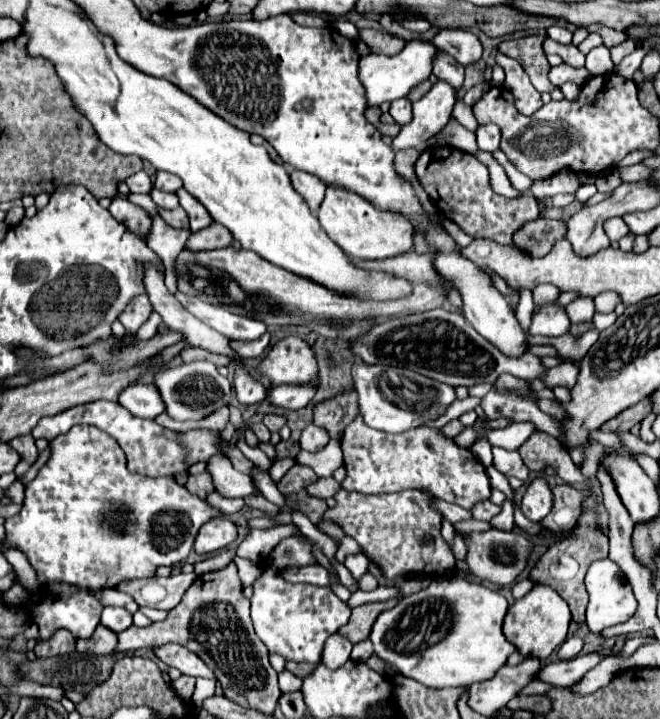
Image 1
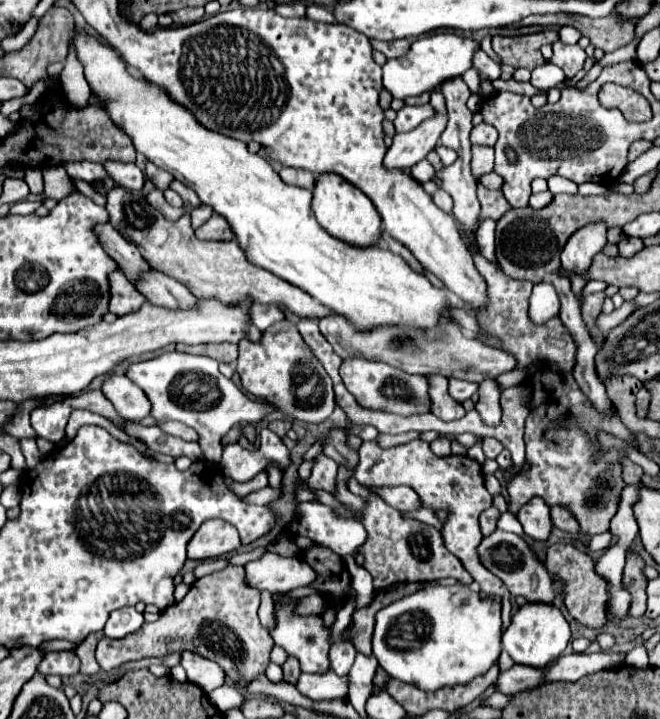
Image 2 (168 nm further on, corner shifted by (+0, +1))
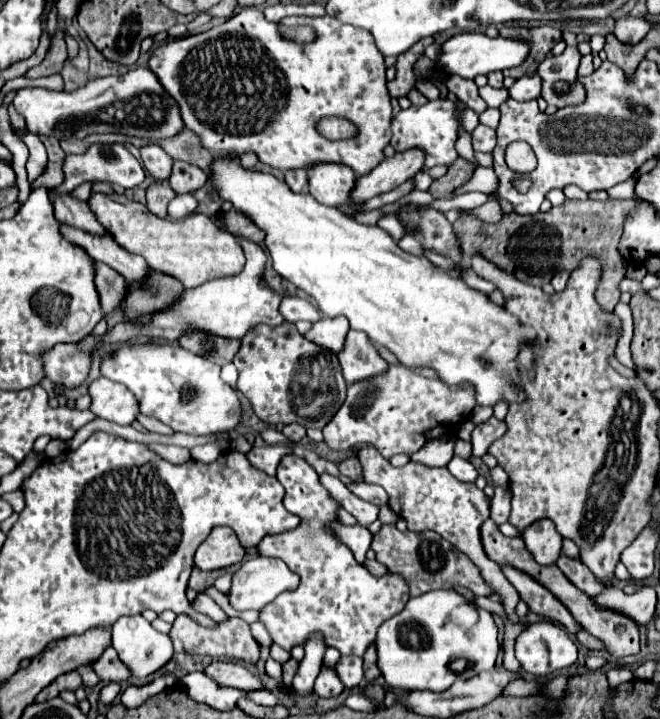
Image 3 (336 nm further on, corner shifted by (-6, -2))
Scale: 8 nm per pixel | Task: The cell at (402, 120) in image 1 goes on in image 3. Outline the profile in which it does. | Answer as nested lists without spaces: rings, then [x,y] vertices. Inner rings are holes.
[[[437,99],[427,101],[421,107],[411,105],[405,111],[399,111],[391,121],[391,145],[395,151],[407,151],[407,149],[421,149],[425,153],[423,167],[431,169],[435,165],[451,165],[459,155],[455,151],[455,141],[459,135],[457,119],[455,119],[455,103],[449,99]]]

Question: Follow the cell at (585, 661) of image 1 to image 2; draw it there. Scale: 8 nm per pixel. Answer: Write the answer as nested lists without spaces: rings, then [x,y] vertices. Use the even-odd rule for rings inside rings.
[[[515,664],[513,668],[509,668],[507,672],[501,672],[497,678],[497,690],[503,694],[517,694],[529,688],[537,688],[541,684],[545,684],[545,670],[537,670],[533,666],[521,666]]]

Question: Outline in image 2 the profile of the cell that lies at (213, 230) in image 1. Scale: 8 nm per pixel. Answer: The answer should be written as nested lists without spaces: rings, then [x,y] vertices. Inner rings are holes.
[[[213,214],[201,228],[195,230],[197,238],[203,240],[233,240],[233,232],[229,228],[229,224],[225,224],[225,218]]]

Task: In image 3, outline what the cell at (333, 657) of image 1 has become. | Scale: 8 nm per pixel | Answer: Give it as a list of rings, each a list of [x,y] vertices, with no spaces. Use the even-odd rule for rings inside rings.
[[[341,657],[335,671],[347,689],[355,689],[363,681],[363,659],[361,657]]]

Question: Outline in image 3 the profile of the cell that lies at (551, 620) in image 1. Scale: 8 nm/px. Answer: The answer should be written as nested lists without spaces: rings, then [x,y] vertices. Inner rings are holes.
[[[551,621],[529,625],[515,645],[521,667],[537,679],[571,667],[577,661],[577,647],[567,631]]]

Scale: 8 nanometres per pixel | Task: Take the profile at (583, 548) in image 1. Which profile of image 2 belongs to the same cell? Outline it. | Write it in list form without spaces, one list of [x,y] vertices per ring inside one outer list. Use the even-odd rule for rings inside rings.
[[[553,544],[547,550],[545,566],[551,576],[557,576],[559,580],[563,580],[563,602],[565,602],[569,614],[575,620],[579,620],[583,626],[589,626],[593,630],[601,628],[607,620],[605,618],[607,590],[605,590],[605,582],[593,572],[593,558],[587,552],[577,550],[571,544]]]

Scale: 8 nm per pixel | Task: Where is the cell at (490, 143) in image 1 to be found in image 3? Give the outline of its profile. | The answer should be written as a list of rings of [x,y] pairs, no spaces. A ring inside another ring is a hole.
[[[477,125],[475,131],[471,133],[471,139],[473,139],[473,149],[475,151],[491,153],[495,149],[495,131],[485,127],[485,125]]]

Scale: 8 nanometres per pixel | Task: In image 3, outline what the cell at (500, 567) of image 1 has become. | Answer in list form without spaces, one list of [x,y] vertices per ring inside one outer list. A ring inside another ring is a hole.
[[[503,567],[505,577],[511,581],[511,585],[517,589],[521,601],[527,603],[529,611],[541,615],[547,621],[559,623],[563,625],[571,635],[579,633],[579,629],[583,629],[573,615],[569,613],[569,609],[557,601],[557,597],[553,597],[553,593],[549,593],[541,583],[537,583],[533,577],[529,577],[523,571],[517,571],[513,567]]]

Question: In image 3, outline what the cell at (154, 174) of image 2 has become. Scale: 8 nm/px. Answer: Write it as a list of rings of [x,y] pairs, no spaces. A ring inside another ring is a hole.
[[[151,143],[151,145],[141,147],[141,161],[143,161],[145,169],[155,179],[169,179],[171,167],[173,167],[173,159],[163,151],[161,145]]]

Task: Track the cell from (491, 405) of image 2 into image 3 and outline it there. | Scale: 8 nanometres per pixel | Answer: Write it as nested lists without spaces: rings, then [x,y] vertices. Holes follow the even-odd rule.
[[[491,417],[489,421],[477,425],[471,433],[471,445],[473,445],[473,457],[483,457],[487,453],[487,449],[491,447],[493,441],[497,441],[501,435],[505,433],[505,423],[497,421],[495,417]]]

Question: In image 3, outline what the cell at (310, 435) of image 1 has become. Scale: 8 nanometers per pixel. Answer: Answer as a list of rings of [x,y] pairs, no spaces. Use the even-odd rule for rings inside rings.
[[[323,473],[321,481],[323,481],[323,487],[331,493],[331,497],[337,499],[357,519],[357,523],[361,527],[369,527],[373,521],[377,521],[377,515],[379,515],[379,507],[377,505],[361,501],[337,477],[333,477],[329,473]]]

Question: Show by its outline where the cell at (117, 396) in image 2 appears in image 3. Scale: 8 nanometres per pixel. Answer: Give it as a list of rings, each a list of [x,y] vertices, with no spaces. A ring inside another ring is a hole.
[[[99,377],[89,385],[89,397],[89,411],[93,411],[99,419],[131,425],[139,415],[139,405],[135,403],[133,393],[115,381],[107,381],[105,377]]]

